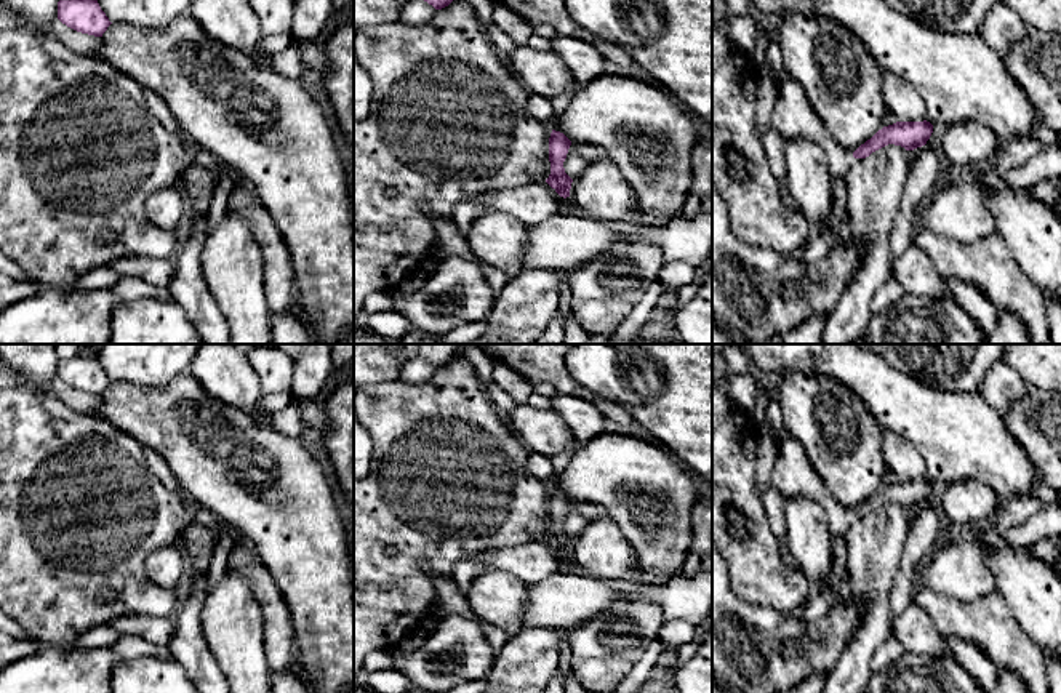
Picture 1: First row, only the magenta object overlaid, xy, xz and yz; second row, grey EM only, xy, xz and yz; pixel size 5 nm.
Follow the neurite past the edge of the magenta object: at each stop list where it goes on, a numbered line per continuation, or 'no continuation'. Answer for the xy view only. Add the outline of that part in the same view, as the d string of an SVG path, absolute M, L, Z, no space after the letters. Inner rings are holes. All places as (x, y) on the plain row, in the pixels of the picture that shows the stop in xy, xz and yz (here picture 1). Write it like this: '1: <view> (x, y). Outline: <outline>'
no continuation

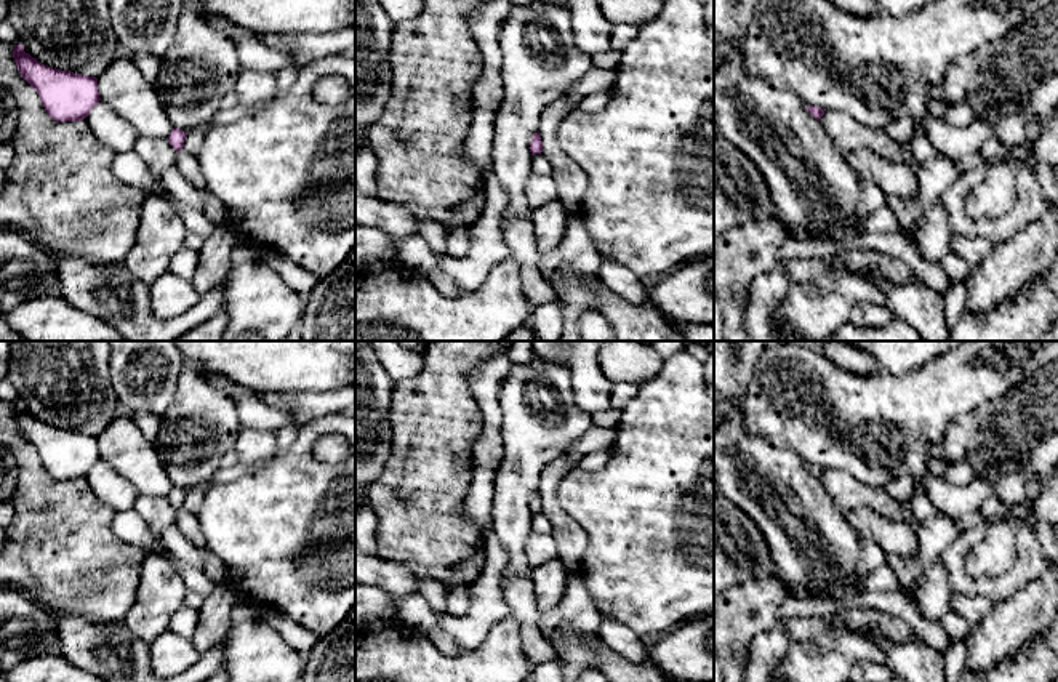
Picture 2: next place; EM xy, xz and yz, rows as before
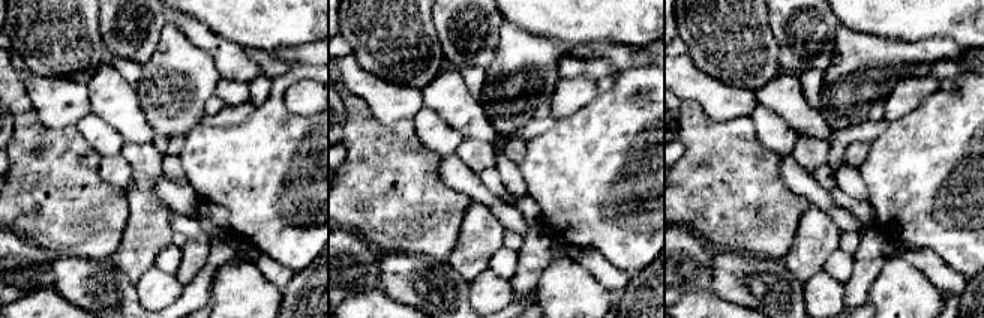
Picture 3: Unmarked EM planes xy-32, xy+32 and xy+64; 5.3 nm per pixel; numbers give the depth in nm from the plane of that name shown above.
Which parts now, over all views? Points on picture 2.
no continuation

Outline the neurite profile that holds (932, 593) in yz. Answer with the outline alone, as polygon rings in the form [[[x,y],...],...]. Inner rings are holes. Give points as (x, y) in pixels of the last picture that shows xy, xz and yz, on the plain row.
[[[940,560],[924,564],[922,576],[909,596],[919,612],[930,621],[936,621],[949,610],[952,591],[948,573]]]

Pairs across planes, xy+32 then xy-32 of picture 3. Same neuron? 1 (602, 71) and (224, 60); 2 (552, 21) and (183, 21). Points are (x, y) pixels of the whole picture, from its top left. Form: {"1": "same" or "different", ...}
{"1": "same", "2": "different"}

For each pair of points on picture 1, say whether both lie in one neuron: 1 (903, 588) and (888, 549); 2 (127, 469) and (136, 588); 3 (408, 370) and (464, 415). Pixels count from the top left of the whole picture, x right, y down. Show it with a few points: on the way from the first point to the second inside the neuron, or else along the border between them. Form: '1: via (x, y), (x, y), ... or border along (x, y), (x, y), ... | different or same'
1: border along (909, 535), (893, 581), (888, 607) | different
2: via (127, 498), (127, 559) | same
3: border along (437, 368), (423, 383), (407, 384), (399, 380) | different

